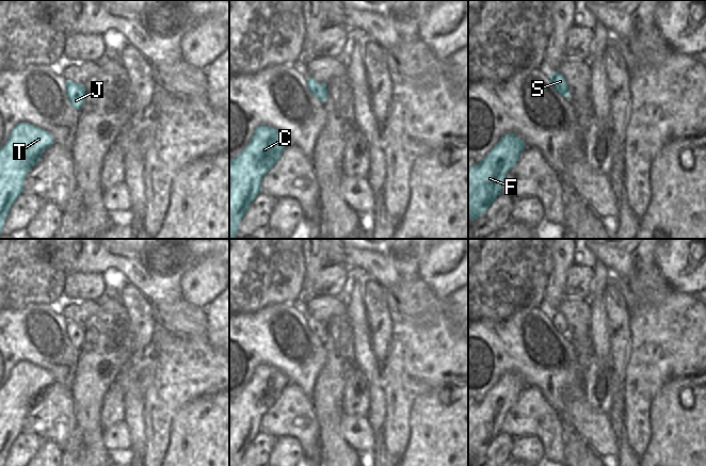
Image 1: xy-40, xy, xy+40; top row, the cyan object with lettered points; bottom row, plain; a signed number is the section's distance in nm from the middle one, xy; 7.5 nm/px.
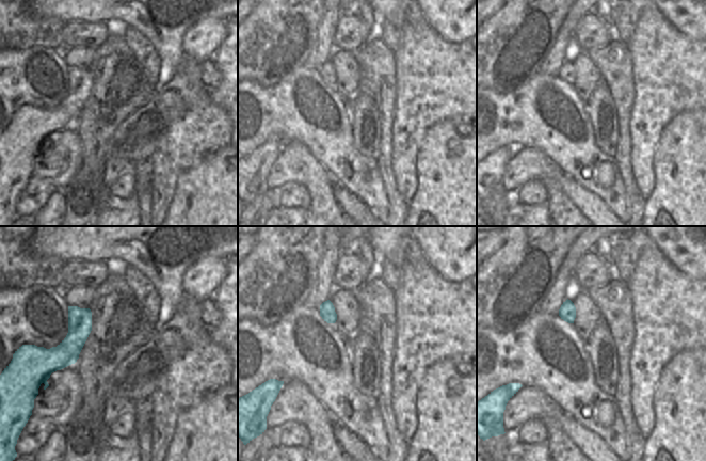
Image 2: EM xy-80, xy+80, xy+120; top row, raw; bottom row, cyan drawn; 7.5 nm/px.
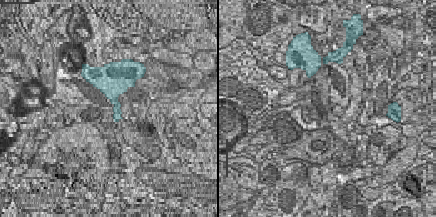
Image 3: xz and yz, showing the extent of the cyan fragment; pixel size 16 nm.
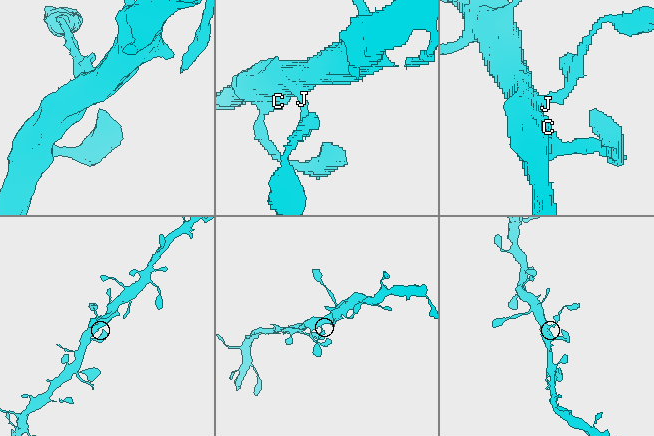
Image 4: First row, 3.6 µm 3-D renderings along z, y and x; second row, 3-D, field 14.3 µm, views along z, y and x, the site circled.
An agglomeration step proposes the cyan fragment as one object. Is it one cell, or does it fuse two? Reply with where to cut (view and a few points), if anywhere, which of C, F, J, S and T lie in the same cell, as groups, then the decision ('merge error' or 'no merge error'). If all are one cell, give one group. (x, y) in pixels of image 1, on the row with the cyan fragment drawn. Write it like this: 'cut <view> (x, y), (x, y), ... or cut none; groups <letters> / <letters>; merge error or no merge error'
cut xy (319, 83), (324, 87); groups C F J T / S; merge error

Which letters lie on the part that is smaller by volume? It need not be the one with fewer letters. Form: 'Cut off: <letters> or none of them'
Cut off: S

